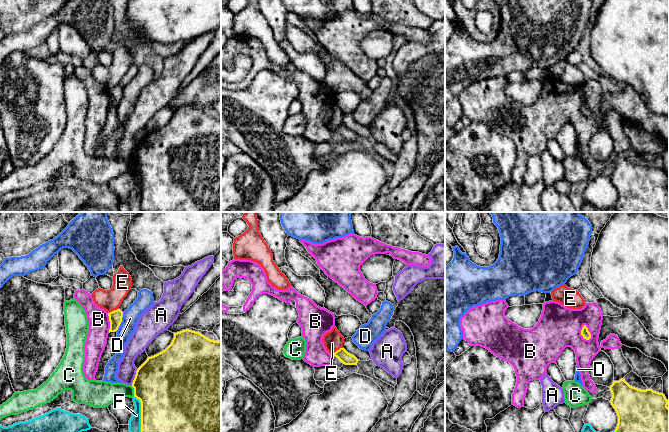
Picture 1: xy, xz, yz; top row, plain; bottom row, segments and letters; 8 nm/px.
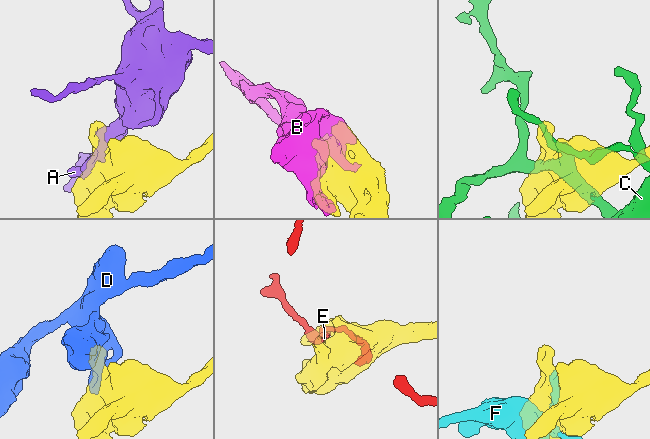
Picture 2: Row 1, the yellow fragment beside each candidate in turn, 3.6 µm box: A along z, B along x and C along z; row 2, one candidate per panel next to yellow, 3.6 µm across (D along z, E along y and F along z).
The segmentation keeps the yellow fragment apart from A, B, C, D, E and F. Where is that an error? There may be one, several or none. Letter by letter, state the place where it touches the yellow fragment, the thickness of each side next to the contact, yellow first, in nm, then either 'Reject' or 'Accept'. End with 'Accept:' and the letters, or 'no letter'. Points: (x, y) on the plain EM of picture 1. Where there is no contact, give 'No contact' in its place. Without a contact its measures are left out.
A: Touches yellow at xy (135, 153). Thickness 480 nm (yellow) against 150 nm. Reject
B: Touches yellow at yz (589, 108). Thickness 70 nm (yellow) against 340 nm. Reject
C: Touches yellow at xy (134, 167). Thickness 480 nm (yellow) against 200 nm. Reject
D: Touches yellow at xy (121, 97). Thickness 110 nm (yellow) against 130 nm. Reject
E: Touches yellow at xy (114, 86). Thickness 110 nm (yellow) against 170 nm. Reject
F: Touches yellow at xy (141, 191). Thickness 500 nm (yellow) against 100 nm. Reject
Accept: no letter

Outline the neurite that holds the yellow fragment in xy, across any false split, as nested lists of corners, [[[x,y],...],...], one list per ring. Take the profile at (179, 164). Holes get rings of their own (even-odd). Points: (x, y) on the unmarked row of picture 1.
[[[189,105],[174,109],[171,120],[165,126],[148,133],[137,145],[132,163],[134,173],[141,178],[142,212],[221,212],[221,117],[210,116],[201,109]]]

